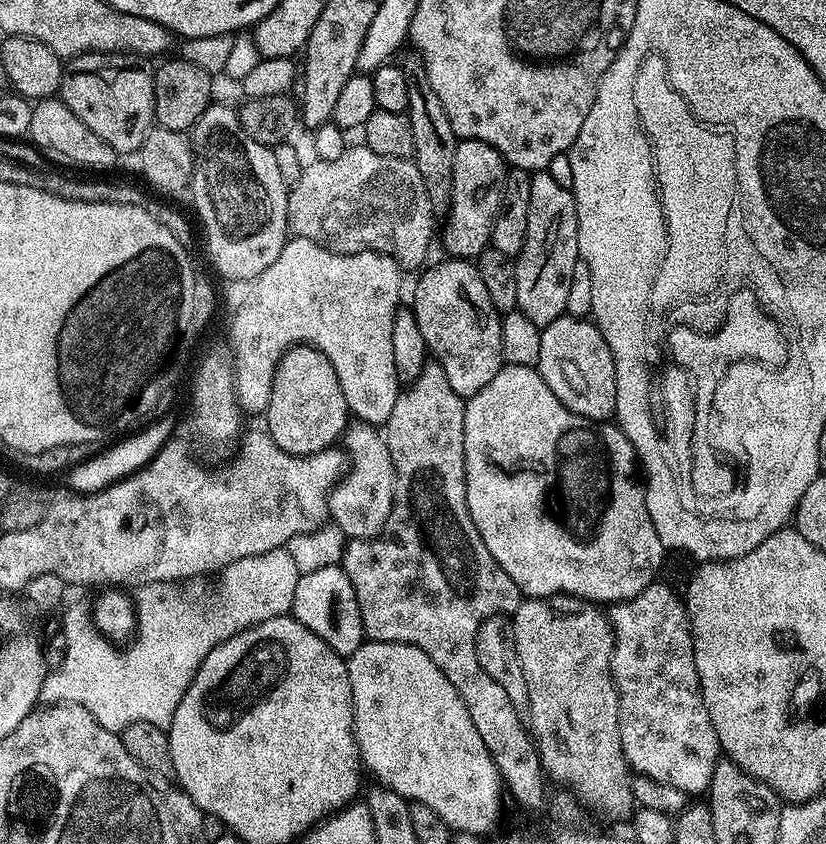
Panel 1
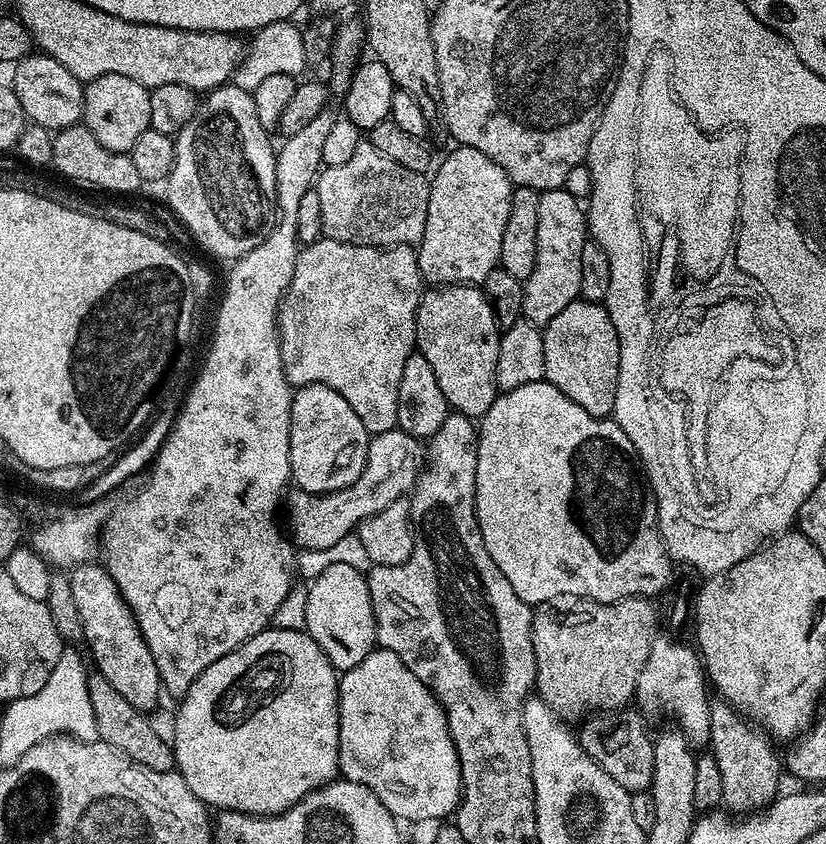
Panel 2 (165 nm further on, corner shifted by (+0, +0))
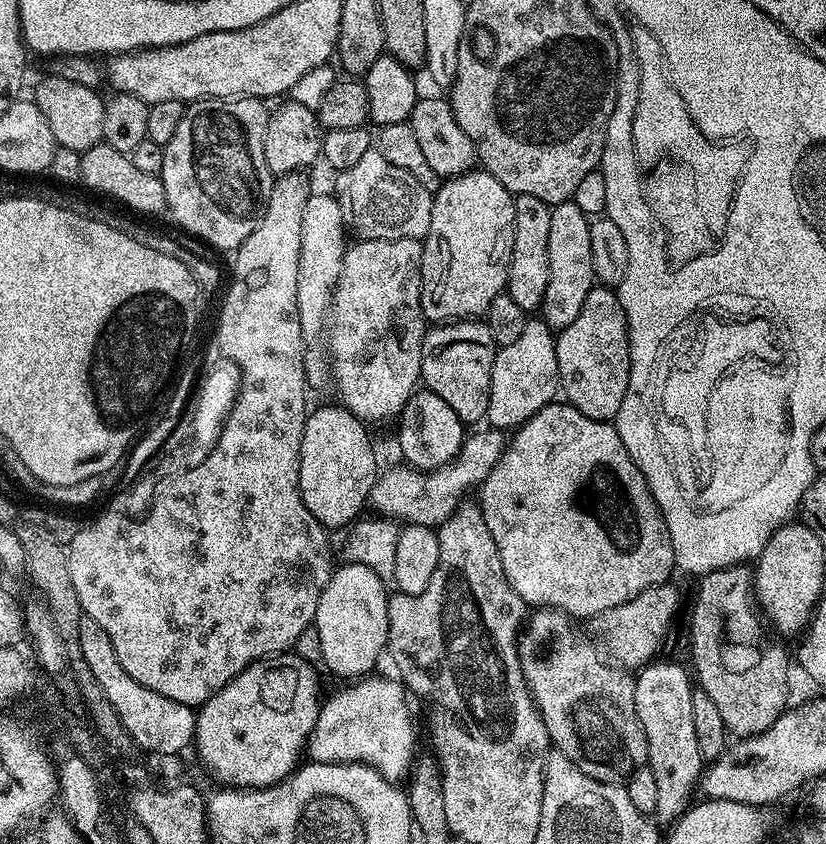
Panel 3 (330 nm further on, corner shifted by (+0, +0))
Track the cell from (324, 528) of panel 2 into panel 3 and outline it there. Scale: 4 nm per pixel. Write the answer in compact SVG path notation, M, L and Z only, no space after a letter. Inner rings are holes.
M485 427L485 432L465 435L464 444L458 454L448 464L440 468L424 471L411 466L392 468L388 473L377 479L370 497L371 507L376 507L381 517L393 522L403 522L405 525L421 524L435 529L444 522L456 509L456 505L469 495L468 491L483 484L490 470L504 453L506 436L501 429Z

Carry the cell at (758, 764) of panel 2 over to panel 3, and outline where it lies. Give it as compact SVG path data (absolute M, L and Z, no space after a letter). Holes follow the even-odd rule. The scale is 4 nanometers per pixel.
M733 566L701 575L696 605L692 608L692 664L696 667L695 683L699 691L710 694L715 708L722 714L722 722L736 738L762 734L767 728L774 726L774 722L790 704L788 656L780 645L767 640L760 629L760 622L756 618L758 614L751 598L750 572L746 569L744 566Z

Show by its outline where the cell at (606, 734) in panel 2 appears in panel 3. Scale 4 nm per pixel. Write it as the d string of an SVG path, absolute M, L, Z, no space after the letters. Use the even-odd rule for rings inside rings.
M536 608L533 613L533 616L531 613L527 617L518 637L520 665L532 699L536 701L536 709L544 720L549 741L555 751L566 754L566 758L570 758L570 762L574 762L574 766L590 778L623 785L634 770L645 767L648 762L646 734L634 702L635 679L627 671L613 666L603 655L600 657L586 641L579 640L572 630L573 621L567 612L558 608Z

